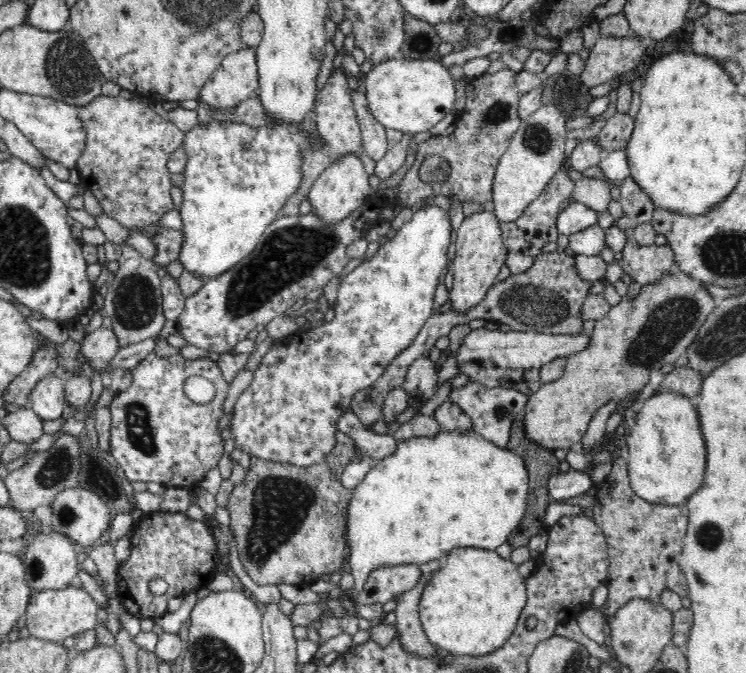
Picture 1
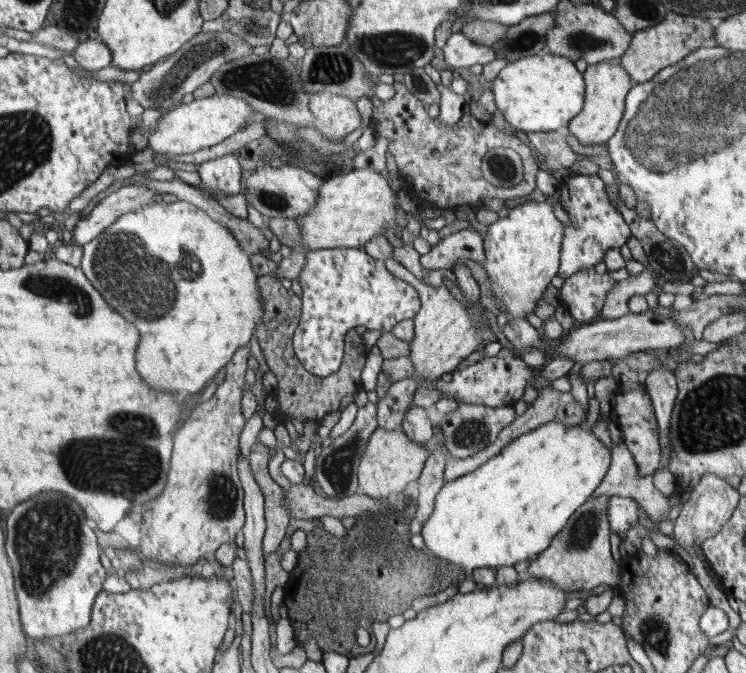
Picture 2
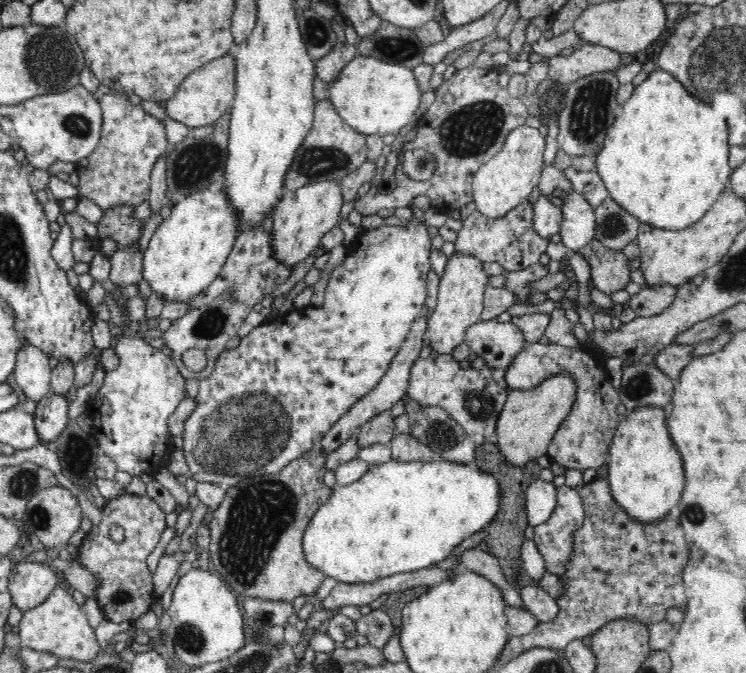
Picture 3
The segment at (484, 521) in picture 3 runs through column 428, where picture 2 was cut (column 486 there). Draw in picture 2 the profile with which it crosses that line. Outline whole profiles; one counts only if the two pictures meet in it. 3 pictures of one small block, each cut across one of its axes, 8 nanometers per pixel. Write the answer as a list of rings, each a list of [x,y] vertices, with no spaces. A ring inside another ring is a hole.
[[[552,421],[540,425],[526,434],[522,433],[517,439],[504,446],[496,456],[489,458],[480,468],[474,470],[474,472],[444,484],[444,487],[437,494],[434,512],[432,512],[428,522],[424,524],[424,530],[422,530],[426,550],[430,550],[434,554],[434,558],[438,558],[438,560],[446,559],[448,562],[459,565],[466,572],[468,570],[473,571],[475,568],[486,567],[492,569],[493,567],[498,568],[500,565],[514,566],[516,562],[534,559],[550,546],[552,539],[566,526],[569,517],[574,514],[574,511],[578,510],[584,502],[593,496],[593,492],[598,488],[604,476],[606,476],[611,462],[612,451],[596,437],[593,431],[583,430],[578,425],[570,426],[558,421]]]

